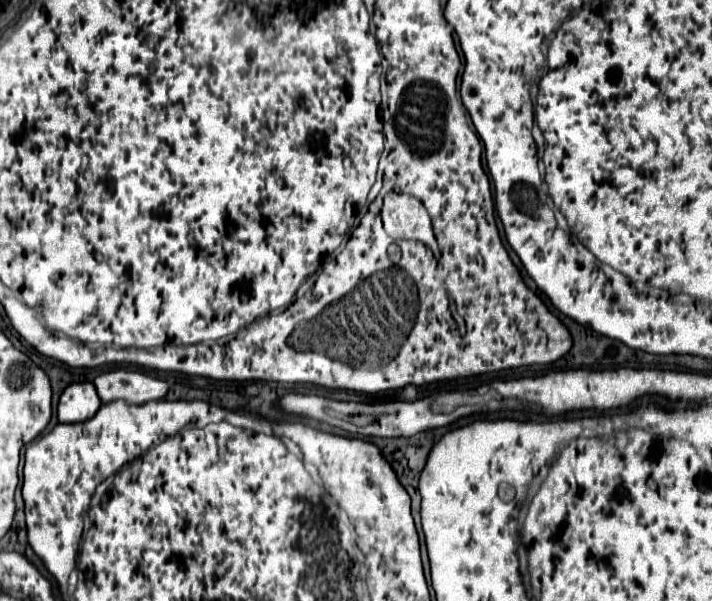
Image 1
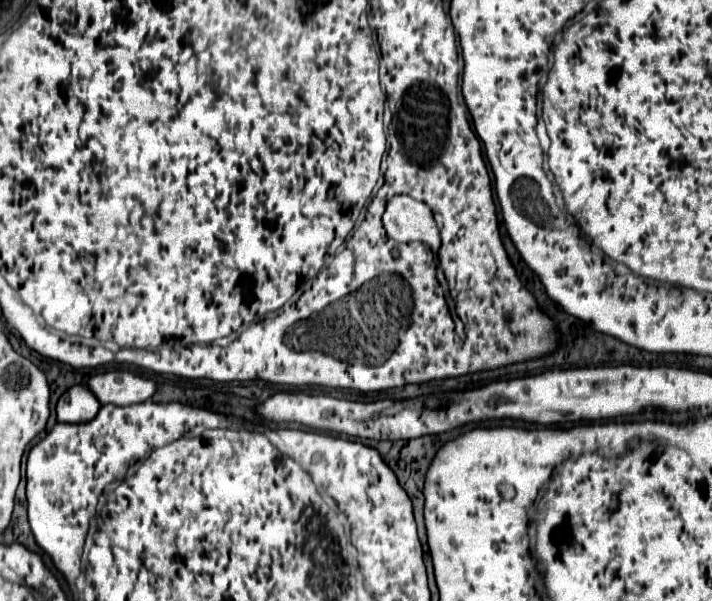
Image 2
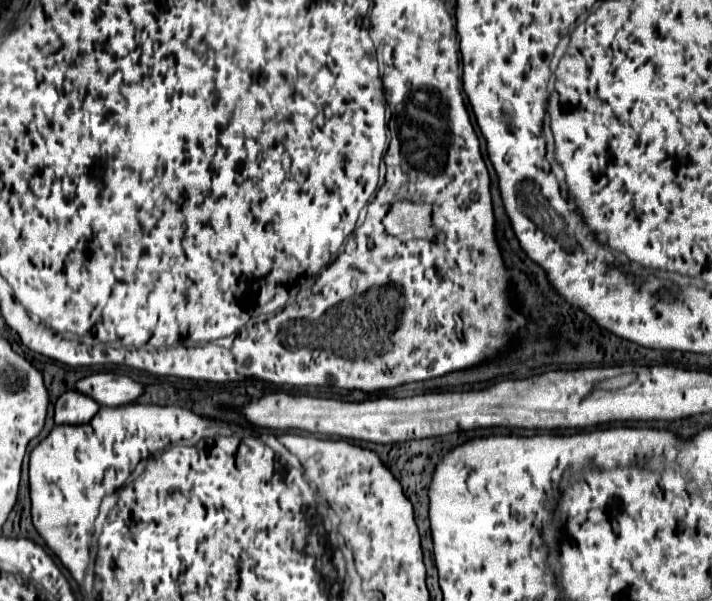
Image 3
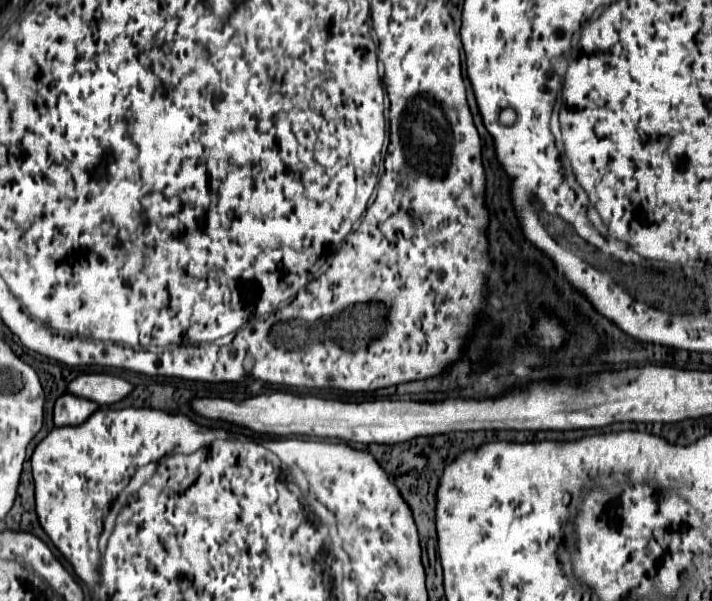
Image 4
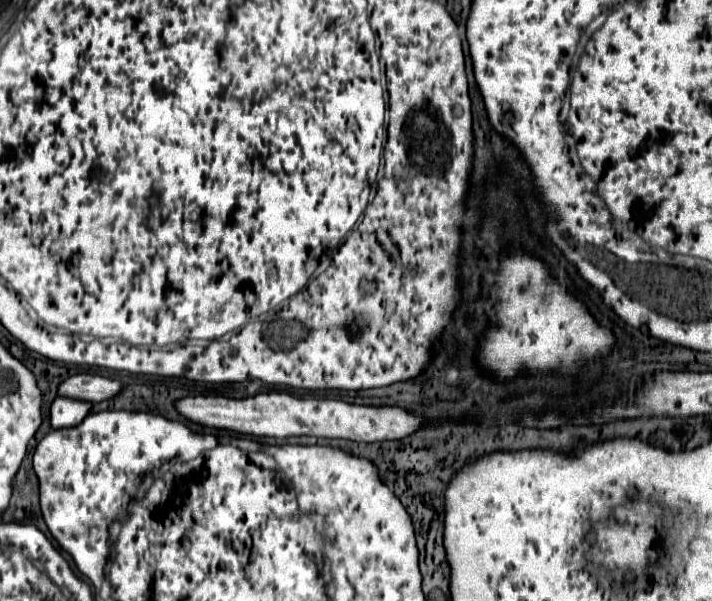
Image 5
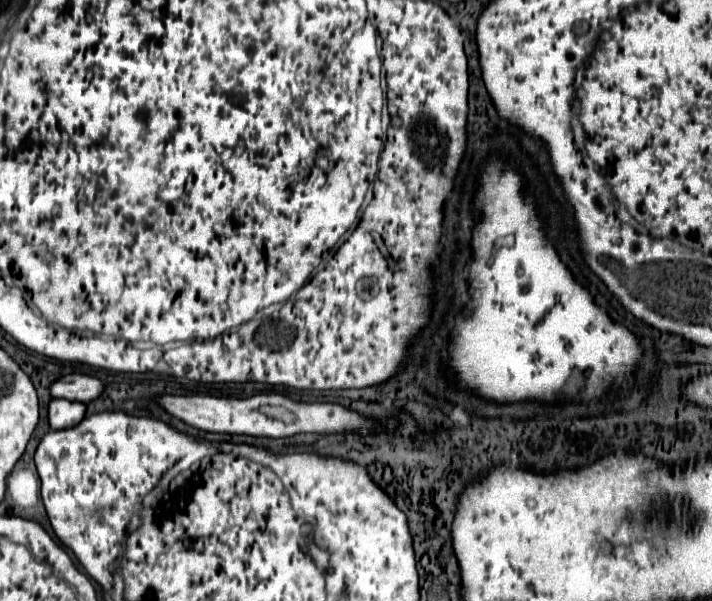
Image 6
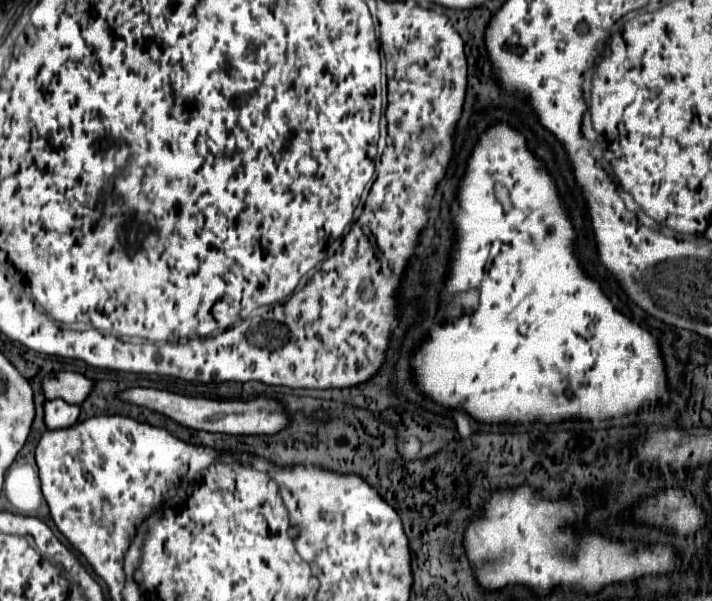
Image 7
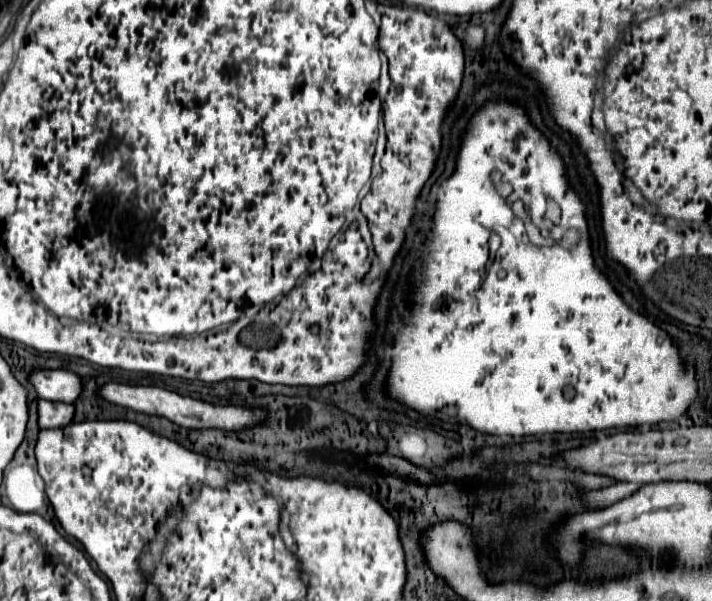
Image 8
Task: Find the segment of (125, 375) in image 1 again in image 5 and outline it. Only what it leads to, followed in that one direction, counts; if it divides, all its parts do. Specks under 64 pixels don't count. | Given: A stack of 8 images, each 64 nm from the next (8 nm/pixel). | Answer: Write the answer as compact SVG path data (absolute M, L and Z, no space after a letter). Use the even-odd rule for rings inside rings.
M76 374L60 384L58 394L96 404L108 400L110 396L116 396L120 390L122 390L122 382L118 380L110 380L98 374Z

